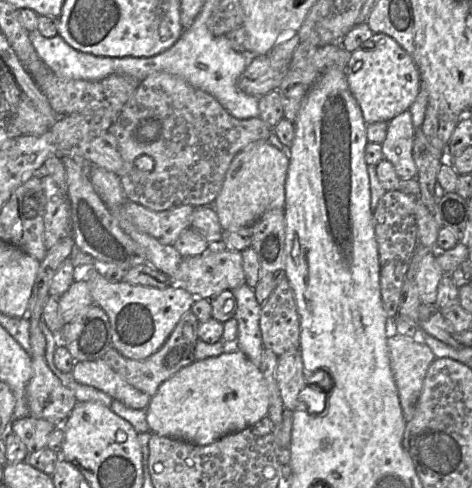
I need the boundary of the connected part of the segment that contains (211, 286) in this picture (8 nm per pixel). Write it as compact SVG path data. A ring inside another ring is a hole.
M208 248L201 255L183 258L172 276L172 286L181 287L196 298L211 299L224 290L233 290L243 284L246 284L246 280L240 251L209 251Z

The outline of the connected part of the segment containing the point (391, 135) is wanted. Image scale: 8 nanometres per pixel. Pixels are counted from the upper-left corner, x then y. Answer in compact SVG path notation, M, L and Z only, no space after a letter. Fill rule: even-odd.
M409 110L388 122L385 140L382 142L383 159L388 160L401 178L417 177L417 167L413 159L415 128Z

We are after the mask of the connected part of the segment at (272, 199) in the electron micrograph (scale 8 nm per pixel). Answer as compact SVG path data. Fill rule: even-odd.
M267 140L251 142L232 159L226 172L222 188L213 201L223 230L237 230L250 226L272 209L284 209L285 182L289 156Z

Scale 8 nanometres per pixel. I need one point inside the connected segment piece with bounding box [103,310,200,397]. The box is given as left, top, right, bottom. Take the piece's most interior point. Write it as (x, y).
(146, 375)

